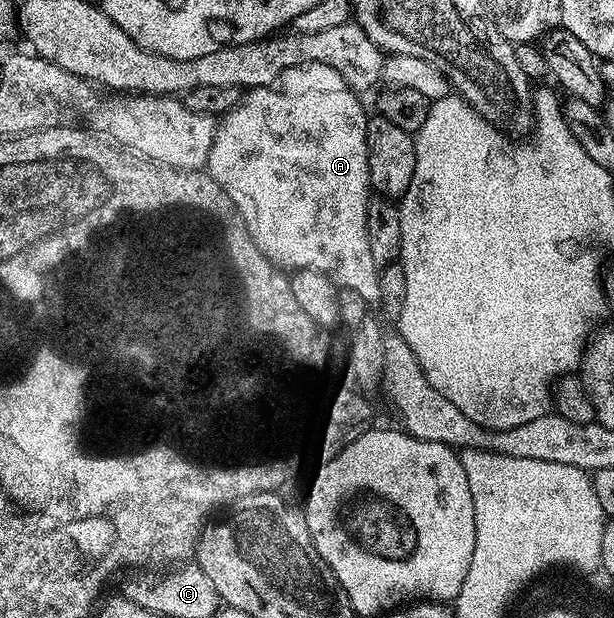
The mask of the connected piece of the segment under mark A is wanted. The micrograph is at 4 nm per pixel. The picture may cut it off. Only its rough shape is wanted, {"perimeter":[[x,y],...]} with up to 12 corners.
{"perimeter":[[328,64],[221,115],[208,172],[275,266],[380,303],[368,113]]}

